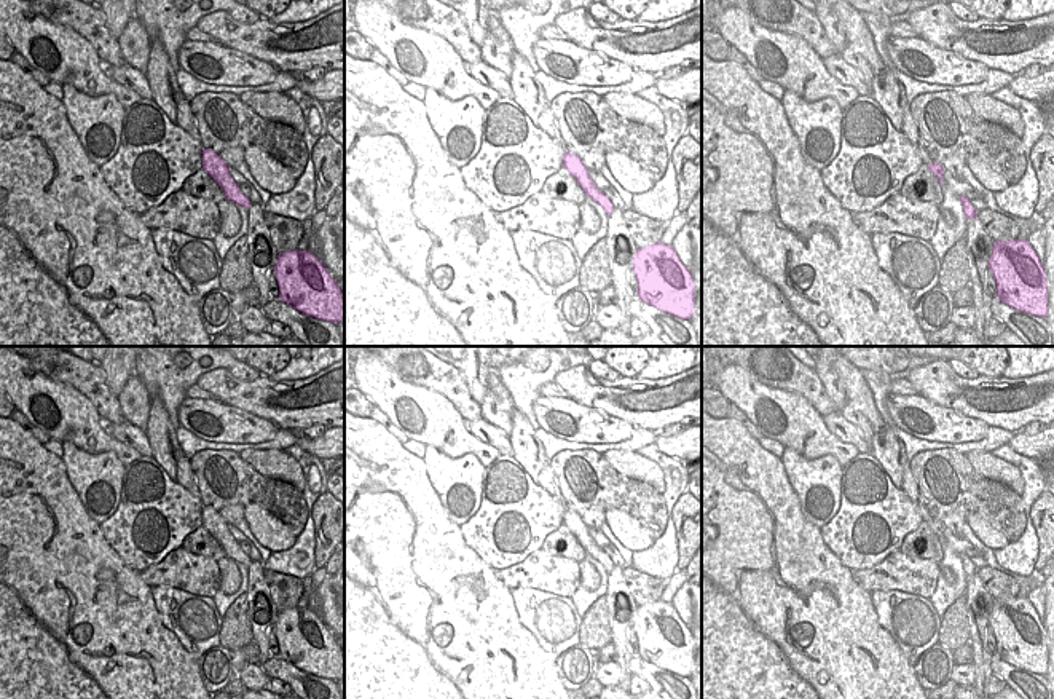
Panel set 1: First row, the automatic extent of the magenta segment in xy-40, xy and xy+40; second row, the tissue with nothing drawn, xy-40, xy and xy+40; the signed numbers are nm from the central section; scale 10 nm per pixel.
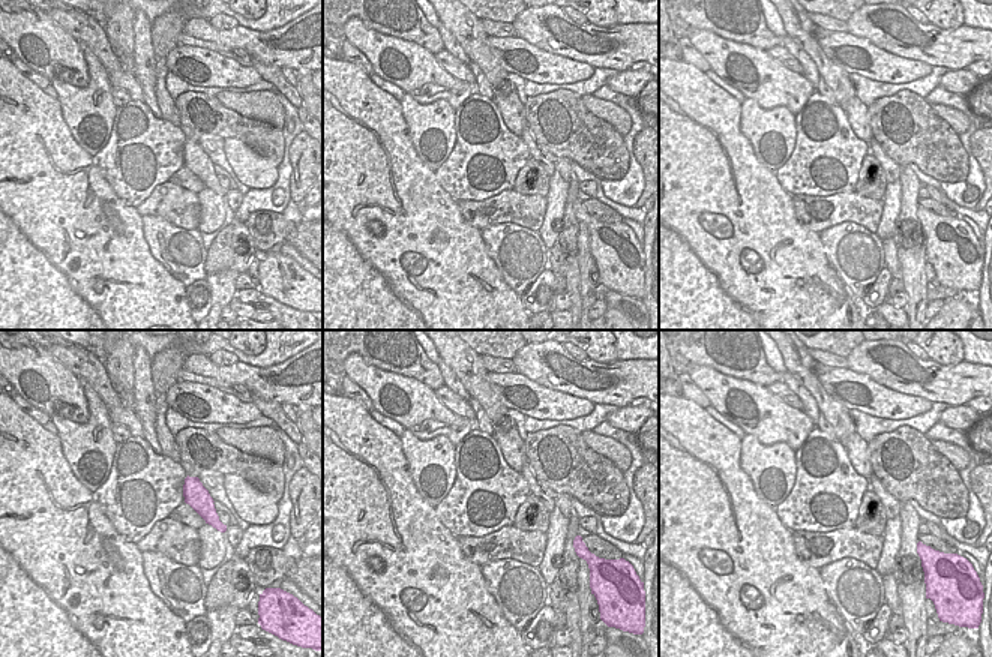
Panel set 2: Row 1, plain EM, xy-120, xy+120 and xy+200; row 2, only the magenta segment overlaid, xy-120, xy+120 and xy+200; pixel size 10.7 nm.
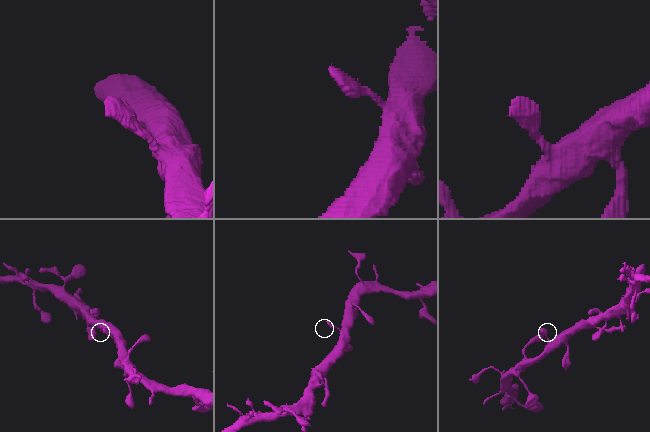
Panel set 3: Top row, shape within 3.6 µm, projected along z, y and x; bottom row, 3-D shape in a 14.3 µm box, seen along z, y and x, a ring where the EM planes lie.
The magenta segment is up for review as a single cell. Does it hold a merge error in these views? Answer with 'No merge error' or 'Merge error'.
No merge error.

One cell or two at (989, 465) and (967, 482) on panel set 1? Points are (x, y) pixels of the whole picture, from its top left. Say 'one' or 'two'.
two

